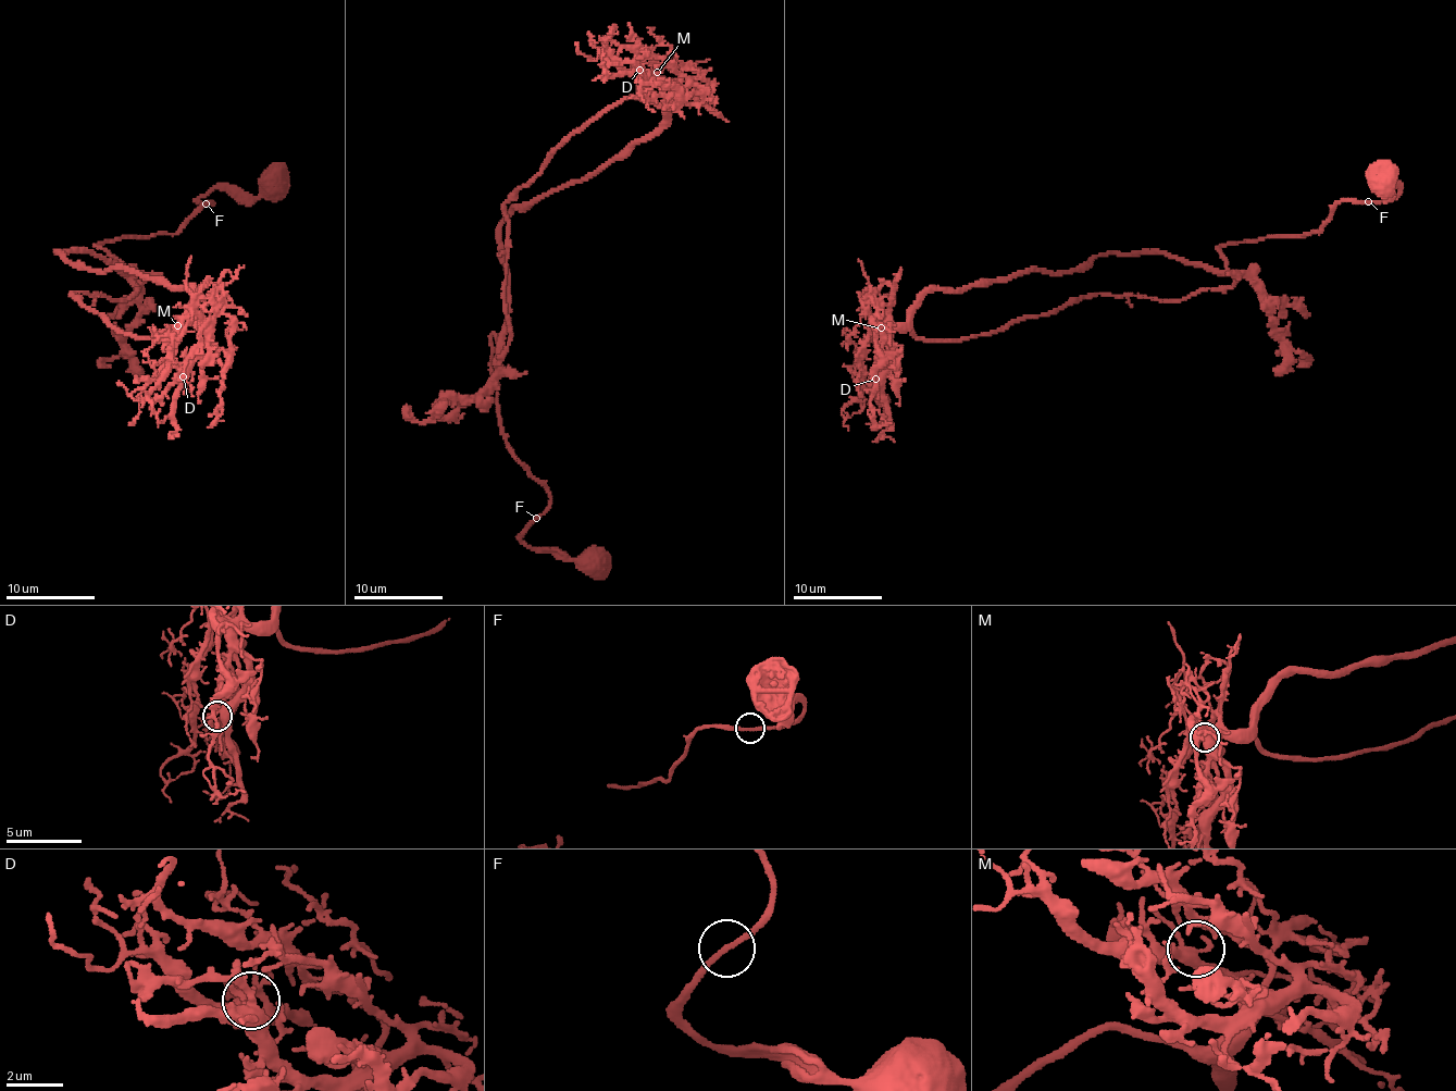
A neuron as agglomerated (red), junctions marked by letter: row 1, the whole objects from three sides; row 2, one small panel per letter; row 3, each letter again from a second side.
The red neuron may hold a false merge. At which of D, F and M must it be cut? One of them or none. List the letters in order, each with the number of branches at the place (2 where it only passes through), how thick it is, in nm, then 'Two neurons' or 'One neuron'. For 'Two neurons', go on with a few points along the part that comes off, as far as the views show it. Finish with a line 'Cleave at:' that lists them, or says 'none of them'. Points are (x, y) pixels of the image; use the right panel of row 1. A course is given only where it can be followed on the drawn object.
D: Branches: 2. Thickness 380 nm. One neuron
F: Branches: 2. Thickness 180 nm. One neuron
M: Branches: 3. Thickness 340 nm. One neuron
Cleave at: none of them

